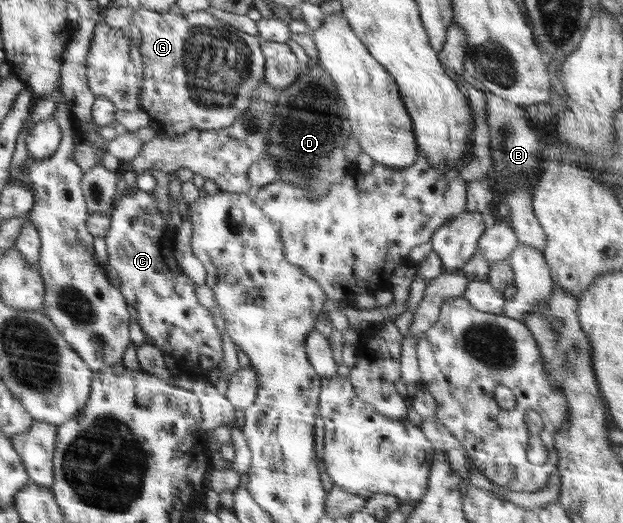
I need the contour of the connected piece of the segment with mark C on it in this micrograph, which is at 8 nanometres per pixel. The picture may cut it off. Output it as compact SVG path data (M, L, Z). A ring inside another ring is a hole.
M133 188L122 197L116 197L109 212L110 227L104 240L107 245L107 268L117 284L126 303L133 312L133 317L141 325L147 336L147 342L167 357L168 361L180 368L195 382L209 380L209 371L219 366L224 358L222 339L213 324L213 315L199 304L195 297L195 283L185 275L179 262L175 259L173 247L176 227L164 222L162 214L156 209L156 198L149 192Z

